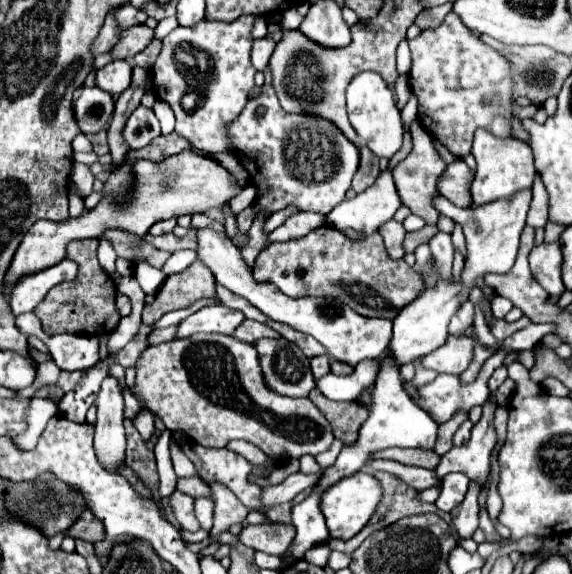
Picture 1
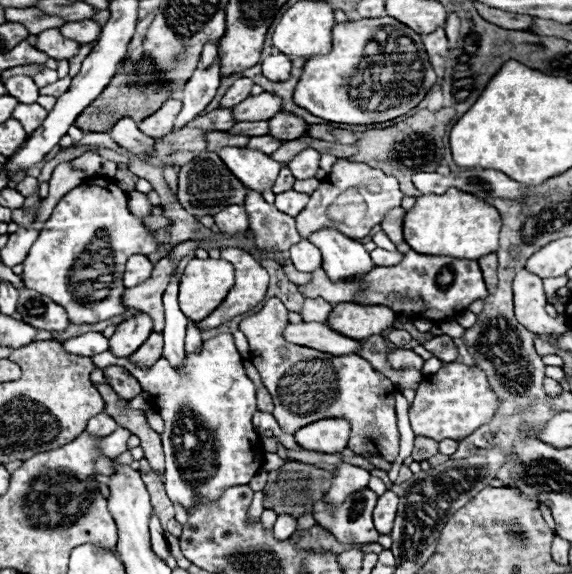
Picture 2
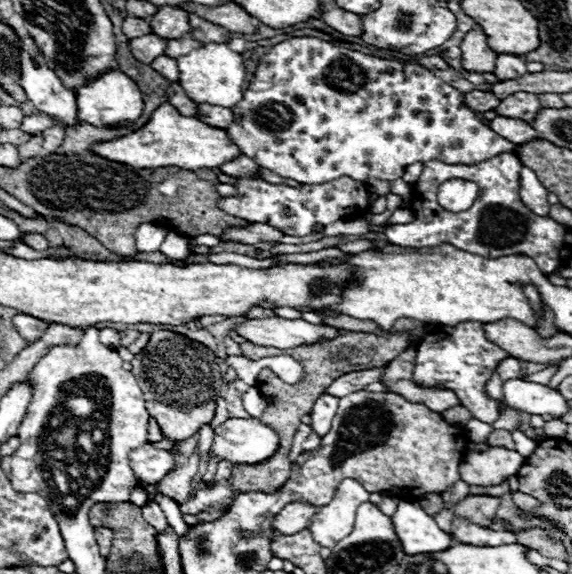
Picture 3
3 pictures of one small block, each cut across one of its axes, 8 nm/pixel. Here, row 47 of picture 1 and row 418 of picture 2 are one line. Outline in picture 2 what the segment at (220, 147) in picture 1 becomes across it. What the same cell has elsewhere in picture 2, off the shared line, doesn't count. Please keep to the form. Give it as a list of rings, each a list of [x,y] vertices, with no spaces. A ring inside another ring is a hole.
[[[218,334],[206,340],[200,354],[186,354],[182,376],[178,376],[178,372],[168,364],[166,358],[160,358],[152,368],[138,368],[128,358],[116,358],[106,350],[92,356],[92,362],[98,368],[124,366],[140,382],[142,390],[152,396],[152,402],[166,424],[166,430],[162,434],[165,455],[164,485],[170,500],[180,502],[184,508],[190,508],[200,498],[216,500],[226,488],[248,484],[250,478],[260,470],[262,446],[258,432],[252,428],[252,416],[256,412],[256,388],[246,376],[242,356],[238,354],[234,338],[230,334]],[[184,410],[190,410],[194,422],[208,430],[212,438],[212,464],[202,462],[192,468],[180,468],[176,454],[184,434],[184,428],[180,426]]]

